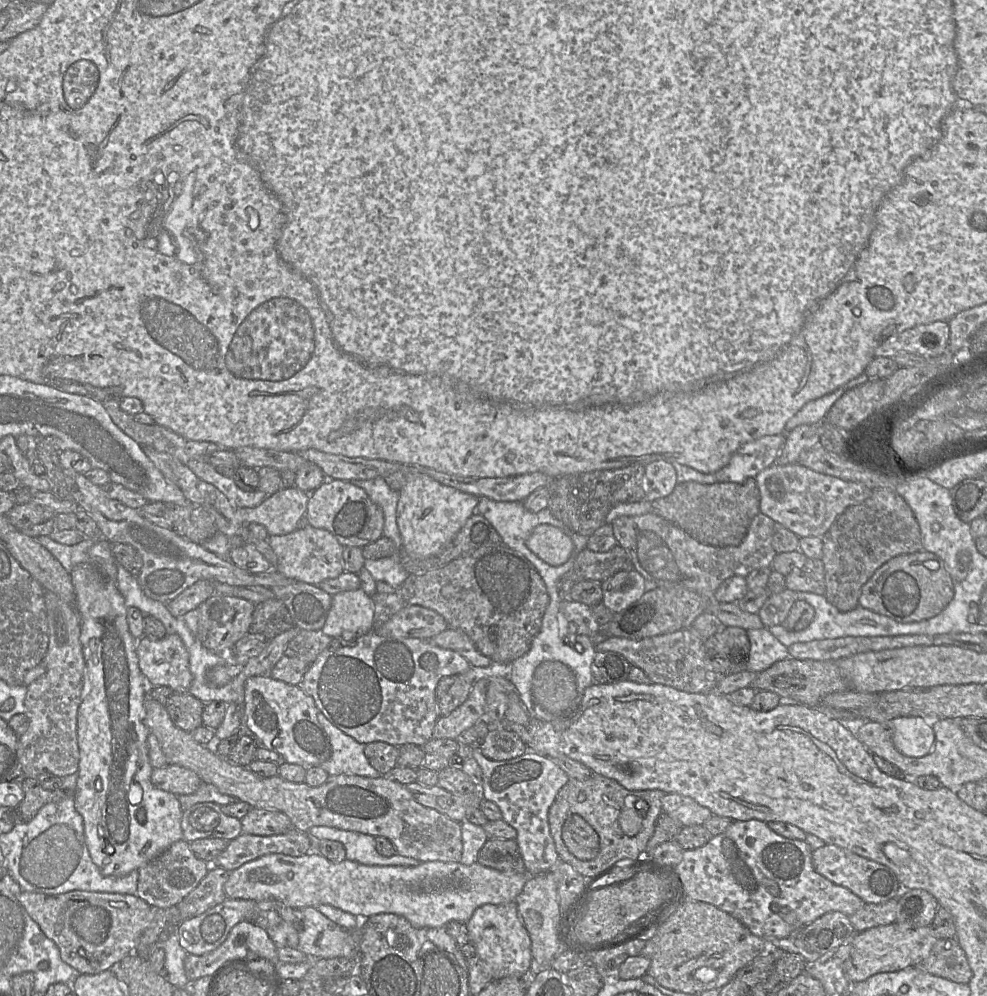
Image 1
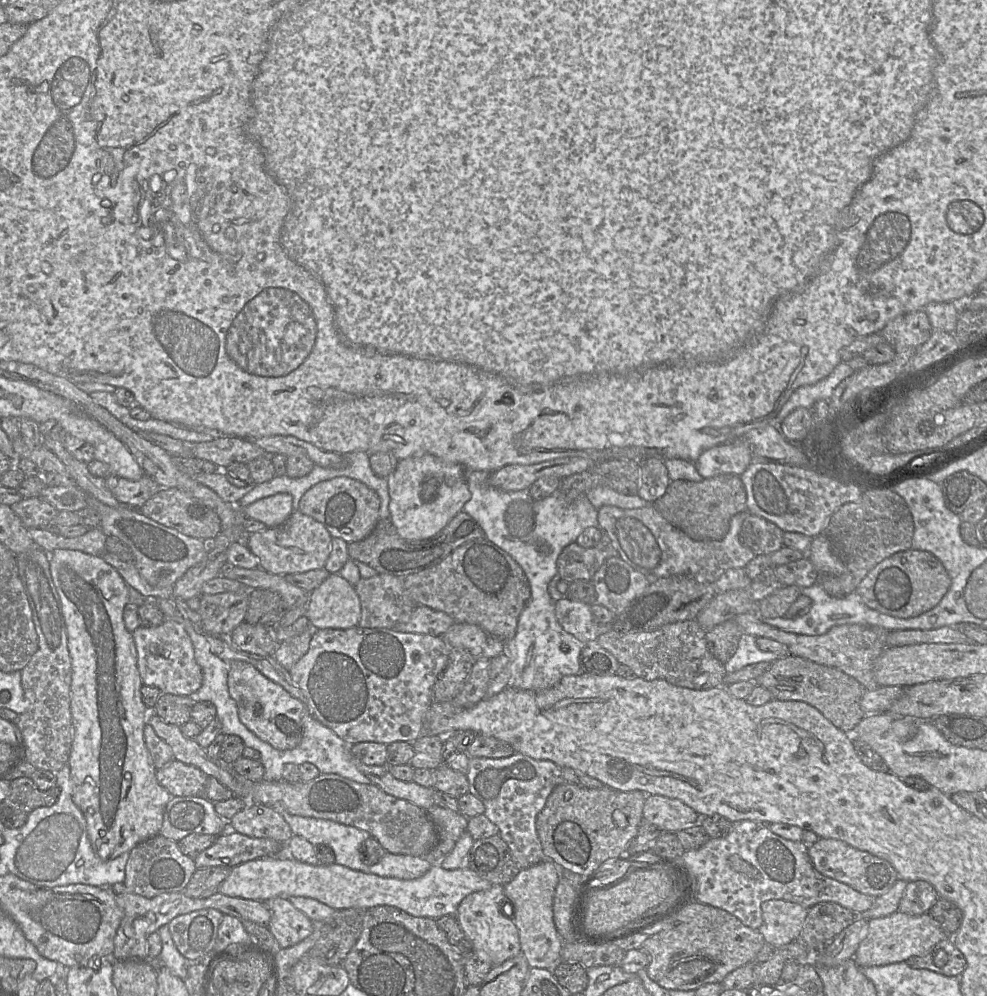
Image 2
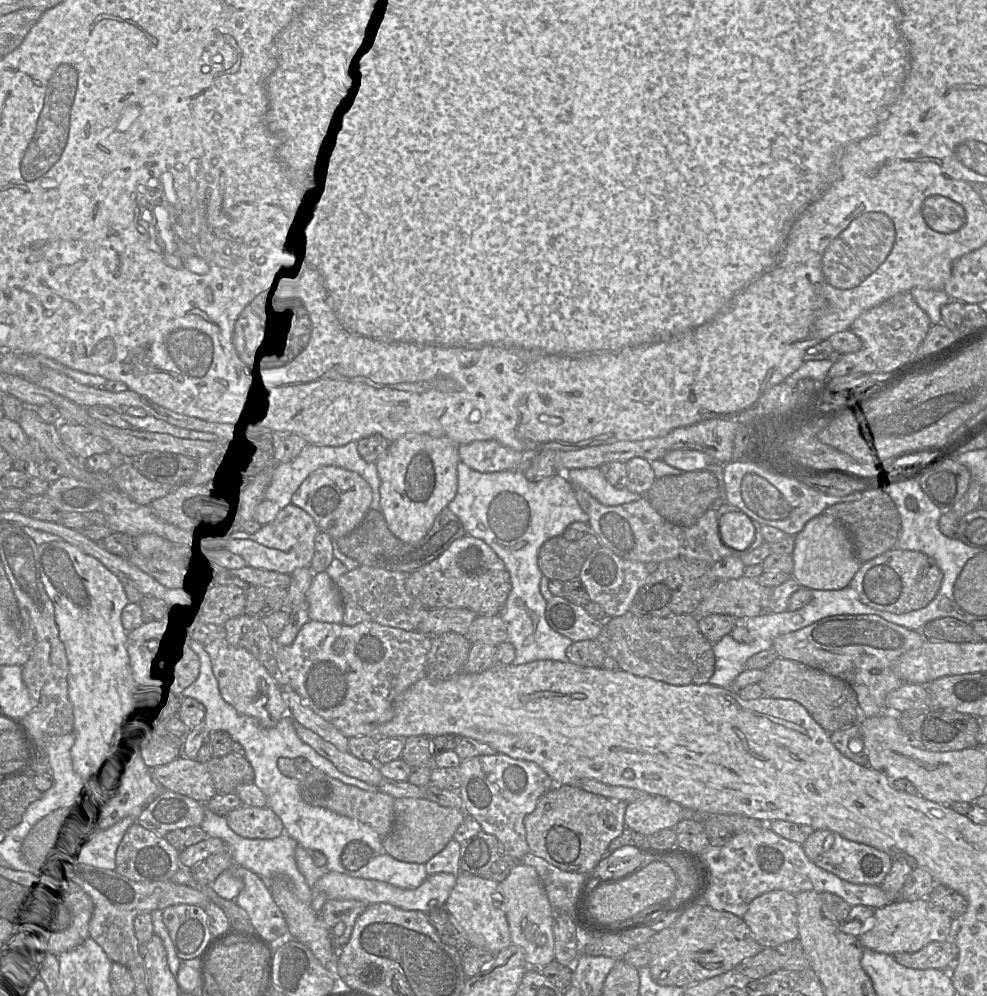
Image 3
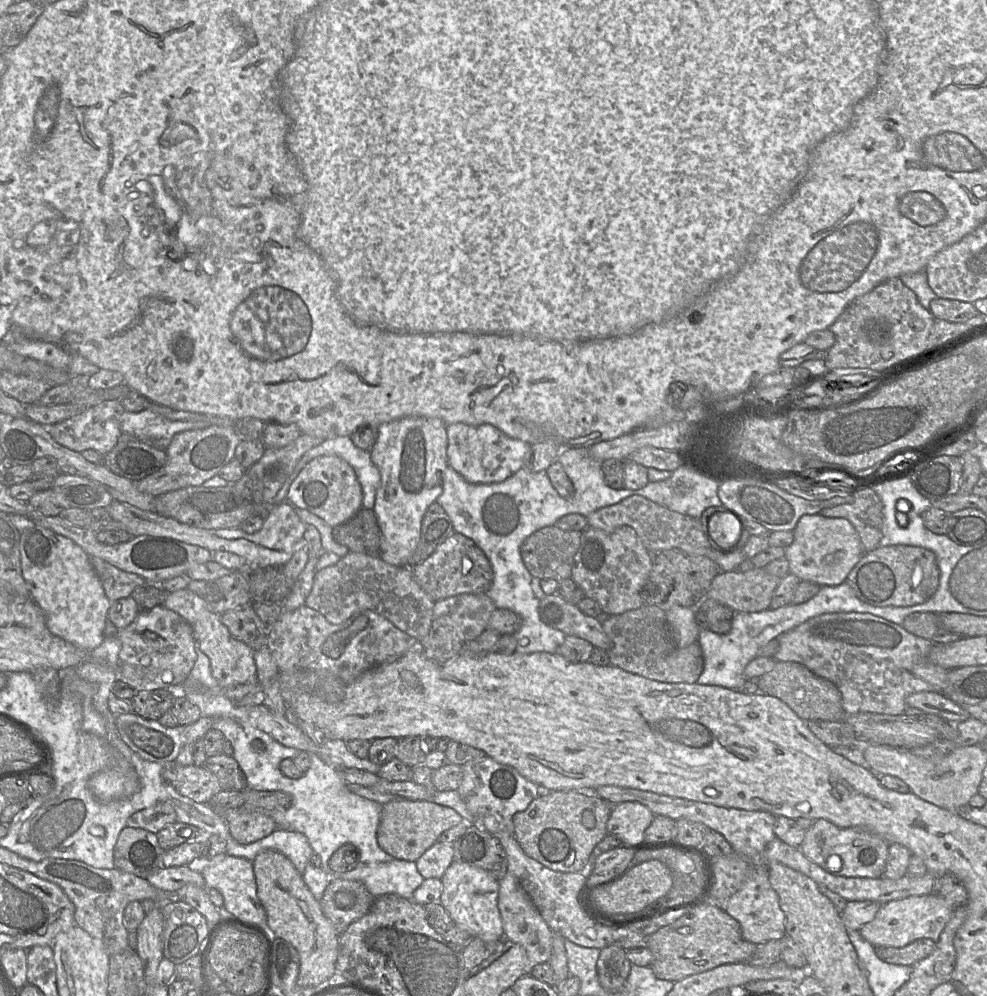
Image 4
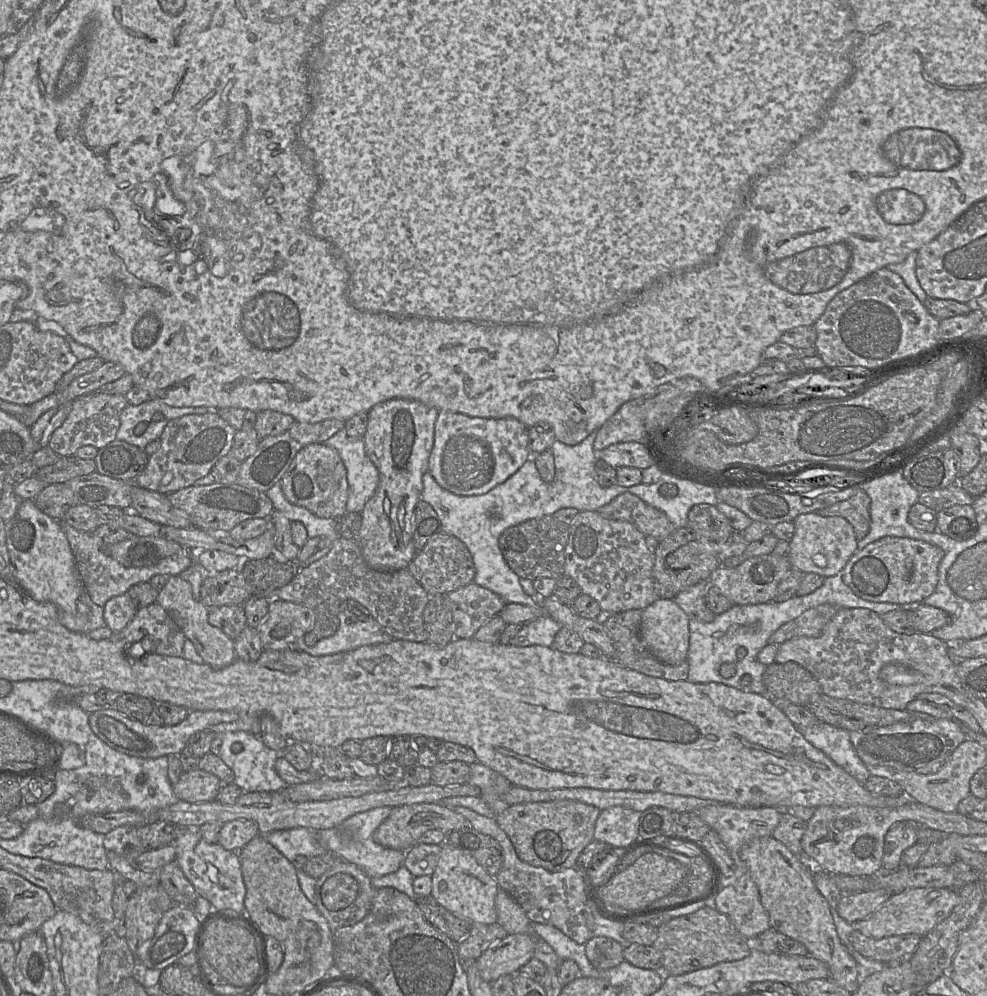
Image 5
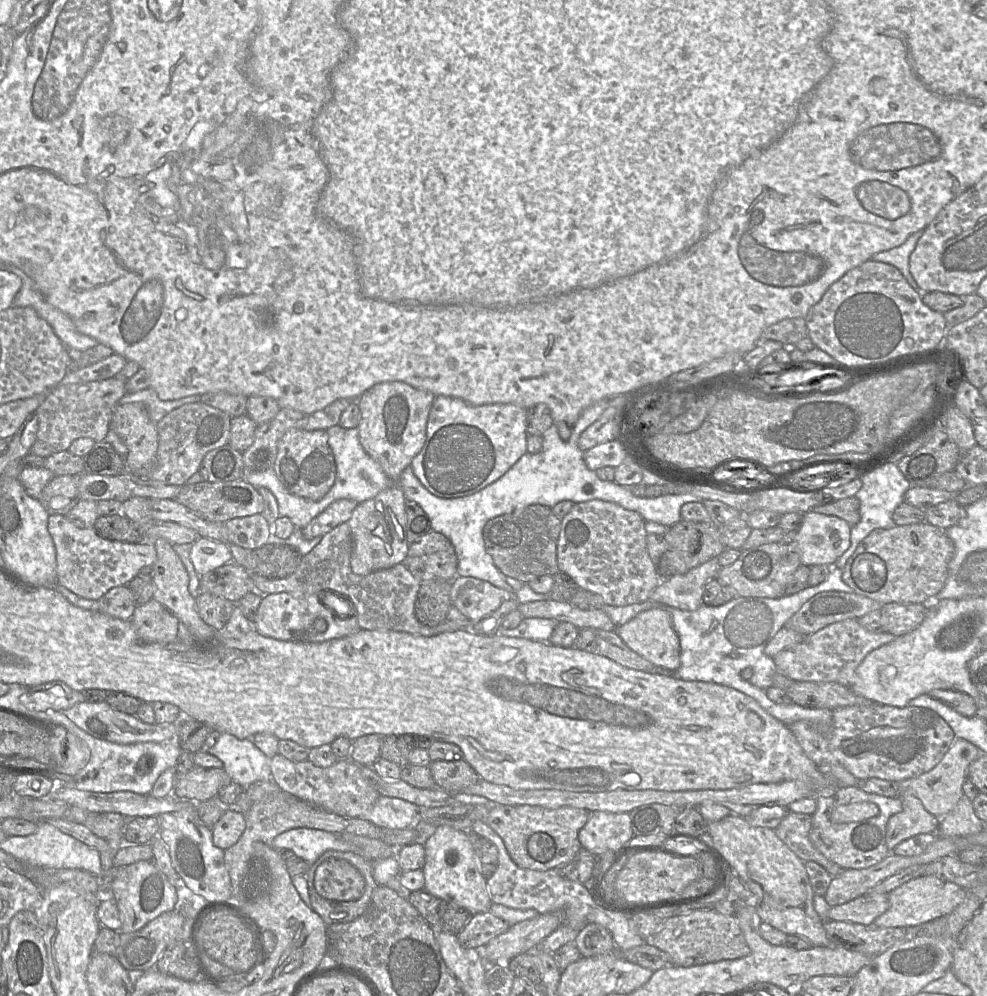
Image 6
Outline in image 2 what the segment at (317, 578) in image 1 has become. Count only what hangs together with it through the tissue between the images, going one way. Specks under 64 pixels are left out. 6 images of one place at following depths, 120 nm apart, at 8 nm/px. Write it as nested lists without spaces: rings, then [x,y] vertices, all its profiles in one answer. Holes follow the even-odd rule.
[[[299,510],[293,511],[280,526],[246,534],[244,543],[259,558],[259,568],[274,575],[285,576],[323,569],[330,554],[330,533],[323,524]]]

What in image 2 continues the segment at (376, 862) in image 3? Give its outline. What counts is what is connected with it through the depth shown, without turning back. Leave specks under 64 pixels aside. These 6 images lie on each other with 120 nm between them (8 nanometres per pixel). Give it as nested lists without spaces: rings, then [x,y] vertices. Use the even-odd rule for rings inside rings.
[[[386,852],[376,865],[374,864],[373,867],[368,866],[367,871],[362,870],[361,872],[381,877],[411,880],[421,877],[431,867],[431,862],[427,861],[424,857]]]

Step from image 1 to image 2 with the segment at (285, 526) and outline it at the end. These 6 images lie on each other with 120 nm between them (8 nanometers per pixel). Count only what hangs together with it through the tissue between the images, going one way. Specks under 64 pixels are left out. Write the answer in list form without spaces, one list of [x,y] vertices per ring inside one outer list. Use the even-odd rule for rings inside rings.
[[[288,493],[271,495],[257,500],[242,512],[246,519],[260,521],[269,528],[277,527],[293,513],[293,497]]]

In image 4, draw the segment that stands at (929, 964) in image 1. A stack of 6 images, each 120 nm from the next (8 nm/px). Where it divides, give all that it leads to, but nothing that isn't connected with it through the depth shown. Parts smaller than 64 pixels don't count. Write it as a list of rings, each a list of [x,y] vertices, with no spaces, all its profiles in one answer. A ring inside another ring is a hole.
[[[928,938],[917,939],[904,947],[875,947],[875,953],[882,961],[890,964],[909,965],[928,957],[935,949],[936,942]]]

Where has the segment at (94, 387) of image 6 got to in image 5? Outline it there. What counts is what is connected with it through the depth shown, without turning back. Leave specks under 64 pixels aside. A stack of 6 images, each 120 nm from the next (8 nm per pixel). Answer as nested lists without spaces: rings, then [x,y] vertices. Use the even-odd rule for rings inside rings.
[[[97,391],[74,399],[71,412],[63,424],[53,432],[47,446],[60,457],[74,456],[82,446],[94,446],[97,449],[107,446],[116,440],[120,427],[120,414],[127,405],[125,395]]]

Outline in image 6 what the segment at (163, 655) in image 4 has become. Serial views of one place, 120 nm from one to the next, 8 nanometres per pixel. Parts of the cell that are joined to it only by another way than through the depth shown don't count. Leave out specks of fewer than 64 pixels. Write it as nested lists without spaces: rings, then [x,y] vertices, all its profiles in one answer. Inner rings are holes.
[[[154,599],[137,605],[131,622],[142,643],[168,644],[178,639],[179,619]]]

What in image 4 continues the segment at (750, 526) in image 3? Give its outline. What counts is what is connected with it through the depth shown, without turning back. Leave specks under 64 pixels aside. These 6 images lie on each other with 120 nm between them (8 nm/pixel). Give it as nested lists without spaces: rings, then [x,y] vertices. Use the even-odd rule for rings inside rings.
[[[731,510],[712,514],[707,524],[707,537],[714,541],[714,548],[734,551],[744,529],[740,517]]]

